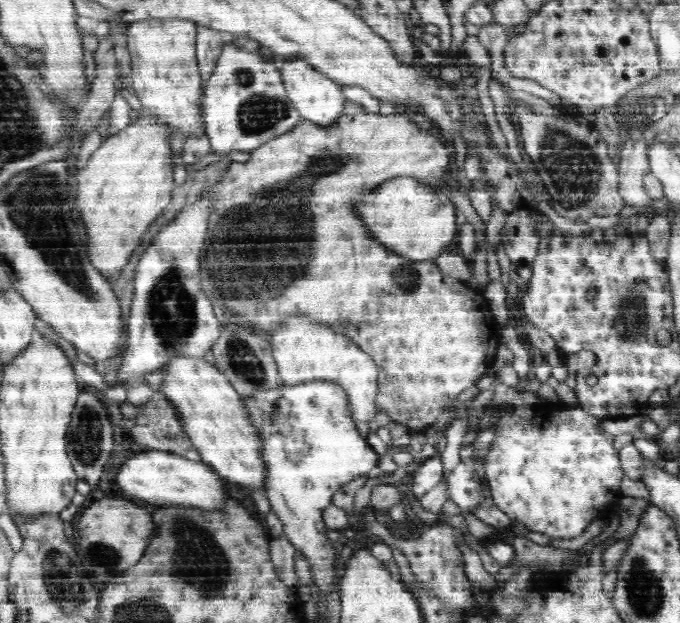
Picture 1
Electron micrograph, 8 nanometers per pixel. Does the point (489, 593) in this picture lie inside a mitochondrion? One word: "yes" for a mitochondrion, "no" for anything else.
no

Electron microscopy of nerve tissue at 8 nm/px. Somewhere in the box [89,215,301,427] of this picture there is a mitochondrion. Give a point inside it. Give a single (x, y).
(170, 309)

